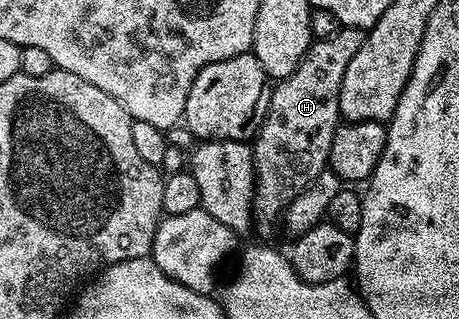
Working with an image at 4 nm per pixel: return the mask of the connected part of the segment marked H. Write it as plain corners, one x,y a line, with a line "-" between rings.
341,27
329,39
312,40
311,46
305,51
301,63
297,63
289,76
274,82
267,118
263,126
253,138
253,152
255,155
255,208
253,210
257,229
267,233
271,224
278,222
293,199
317,179
328,168
329,147
333,147
333,135
341,124
339,112
339,96
341,95
341,79
345,79
345,67
353,60
353,55
361,51
361,43
365,36
364,30

